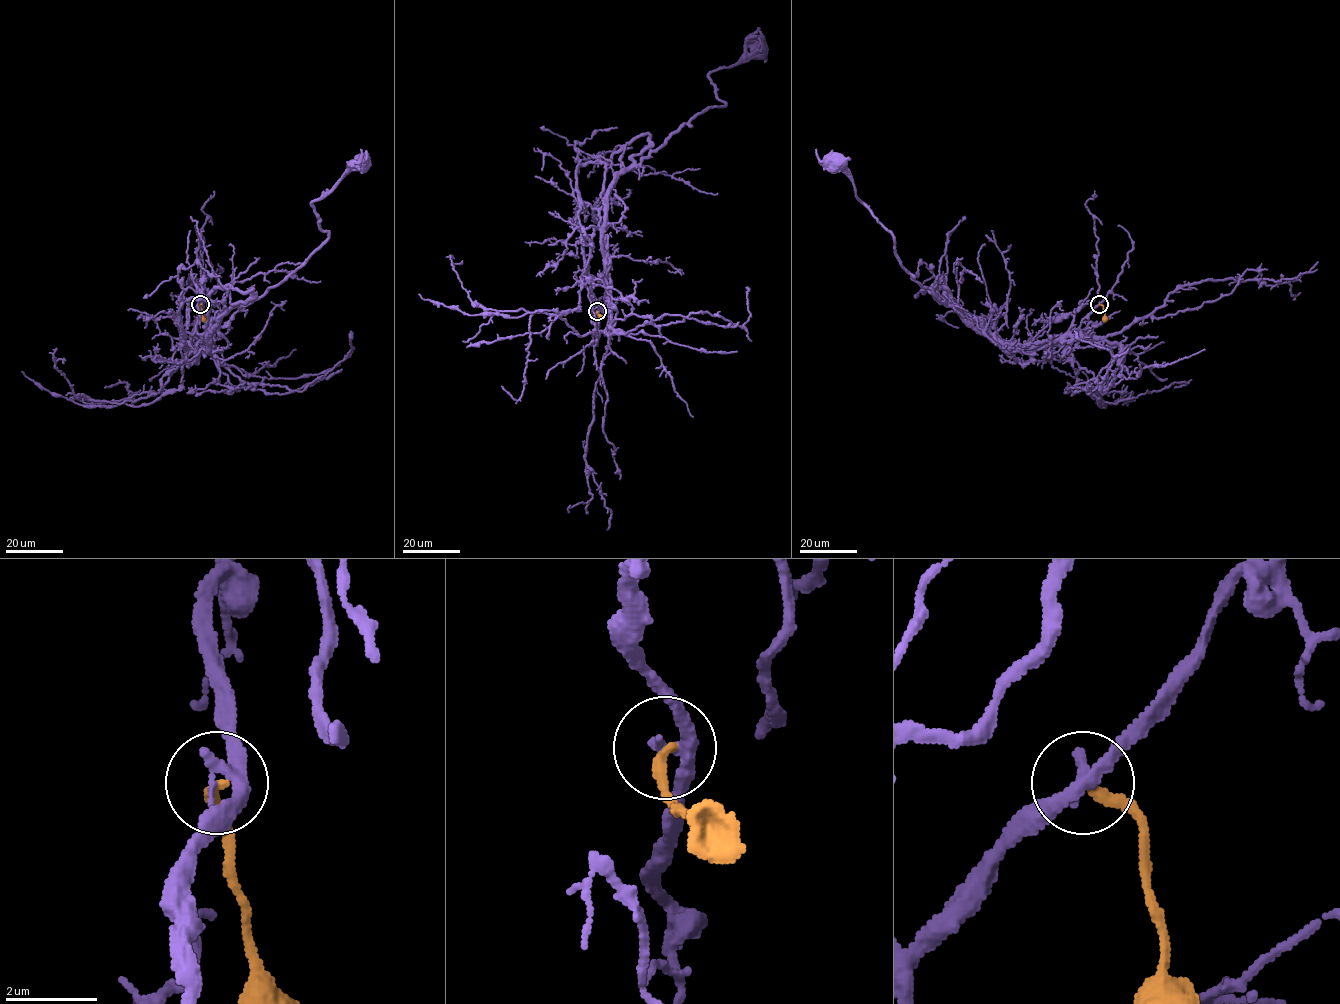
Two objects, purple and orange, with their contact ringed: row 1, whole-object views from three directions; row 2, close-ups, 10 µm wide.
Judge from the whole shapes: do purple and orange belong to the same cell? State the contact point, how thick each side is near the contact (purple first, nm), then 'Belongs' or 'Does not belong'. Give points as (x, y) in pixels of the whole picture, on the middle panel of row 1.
Place: (597, 311). Thickness 190 nm (purple) against 260 nm. Does not belong

